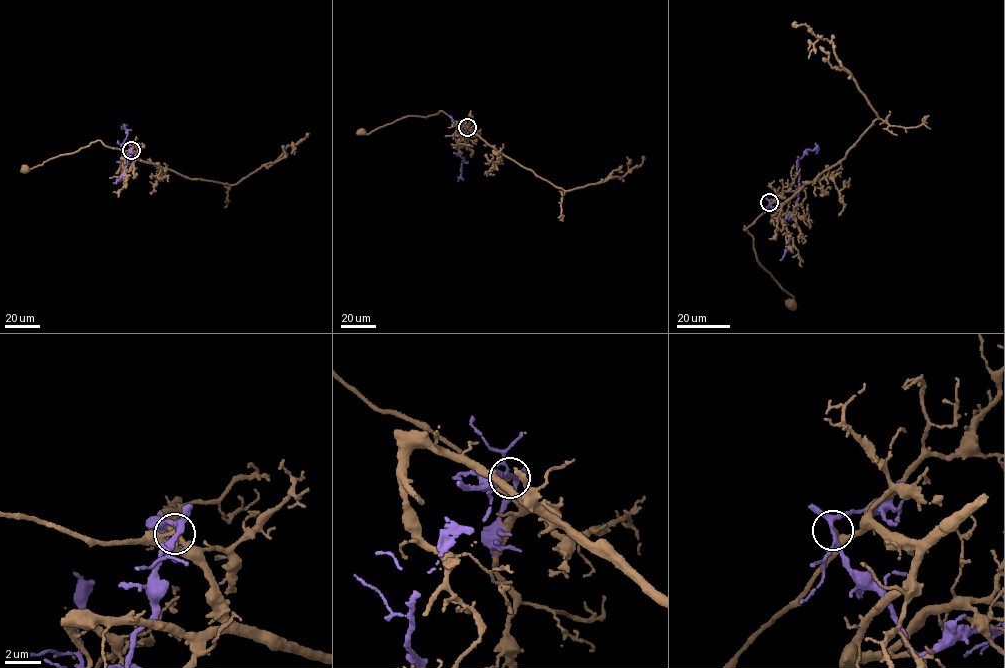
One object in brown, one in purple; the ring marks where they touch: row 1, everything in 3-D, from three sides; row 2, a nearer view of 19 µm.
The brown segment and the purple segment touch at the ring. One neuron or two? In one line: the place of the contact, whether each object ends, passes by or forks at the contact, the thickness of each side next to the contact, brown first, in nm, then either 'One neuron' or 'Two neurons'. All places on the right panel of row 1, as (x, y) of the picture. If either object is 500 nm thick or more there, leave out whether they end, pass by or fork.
Place: (769, 202). At the ring brown ends. At the ring purple forks. Thickness 190 nm (brown) against 260 nm. Two neurons

